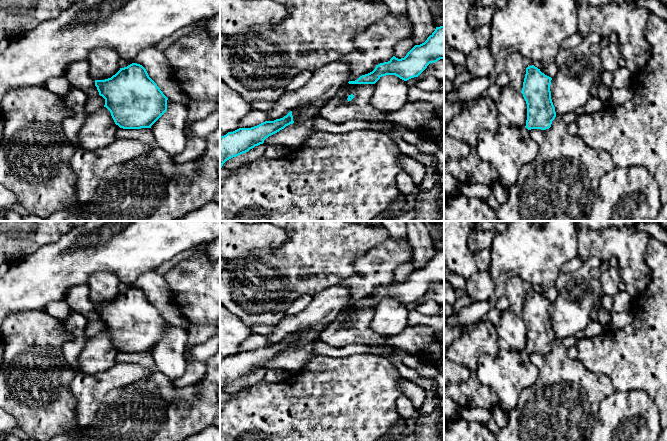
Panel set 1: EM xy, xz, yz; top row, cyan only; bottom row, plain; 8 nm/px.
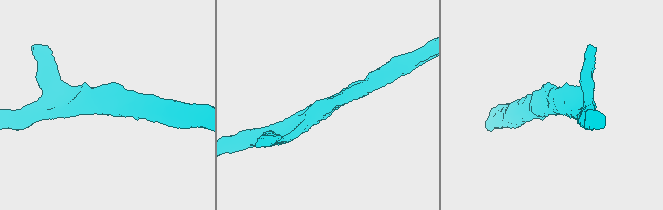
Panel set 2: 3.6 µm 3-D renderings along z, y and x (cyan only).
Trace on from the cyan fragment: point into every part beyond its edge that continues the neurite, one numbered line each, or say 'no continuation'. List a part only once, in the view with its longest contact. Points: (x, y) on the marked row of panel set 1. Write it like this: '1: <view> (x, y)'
no continuation

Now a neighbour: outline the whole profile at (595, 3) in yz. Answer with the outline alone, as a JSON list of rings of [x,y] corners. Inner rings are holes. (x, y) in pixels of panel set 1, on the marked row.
[[[575,0],[577,4],[581,2],[586,2],[589,5],[592,5],[595,8],[598,8],[603,5],[619,5],[619,4],[631,4],[635,0]]]

